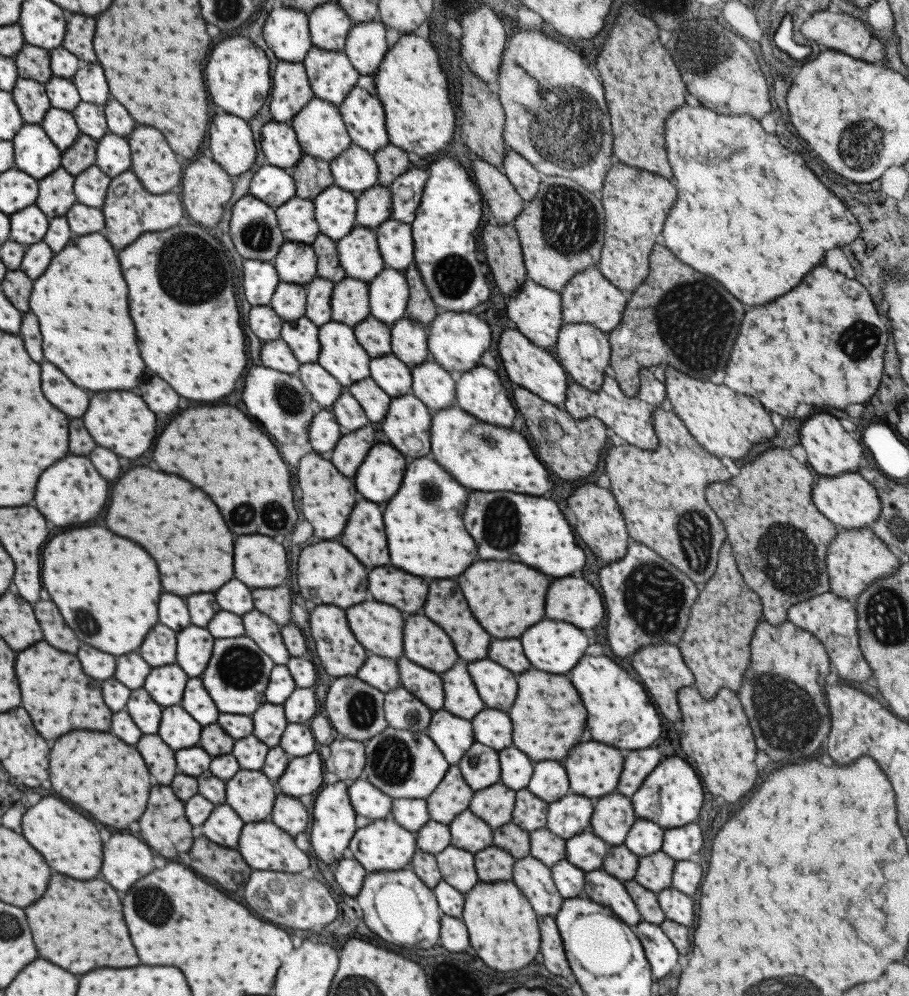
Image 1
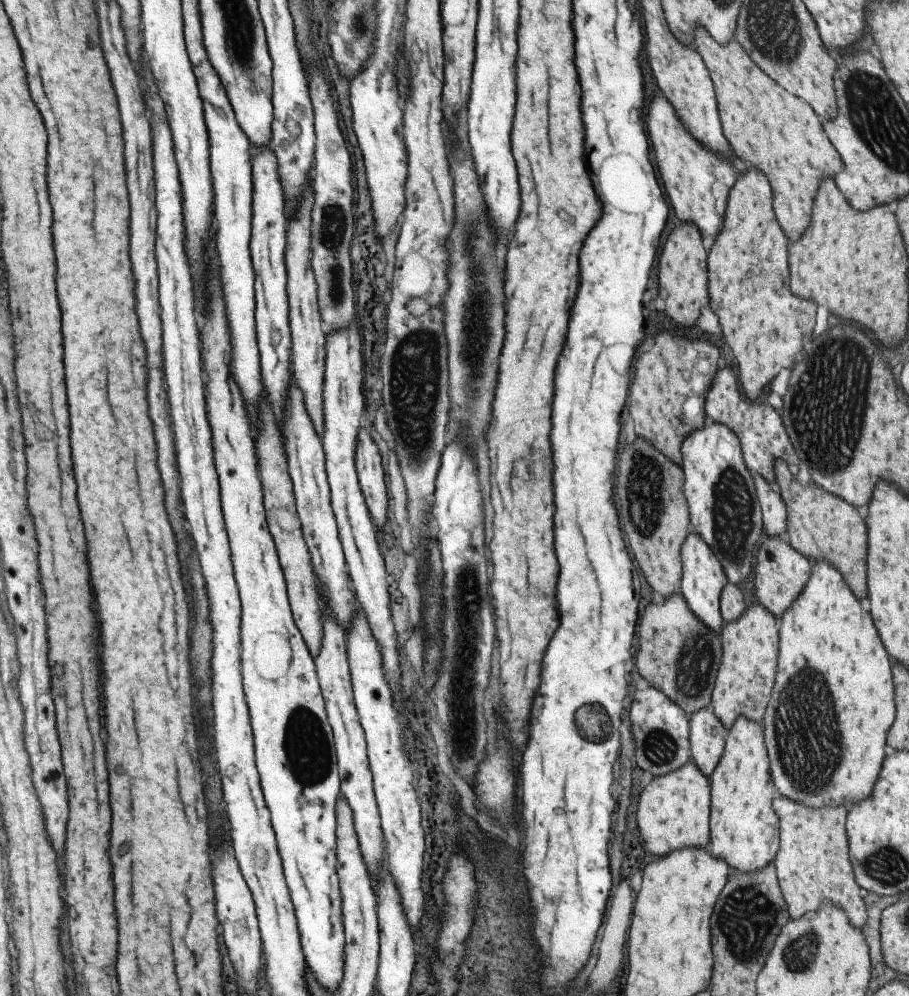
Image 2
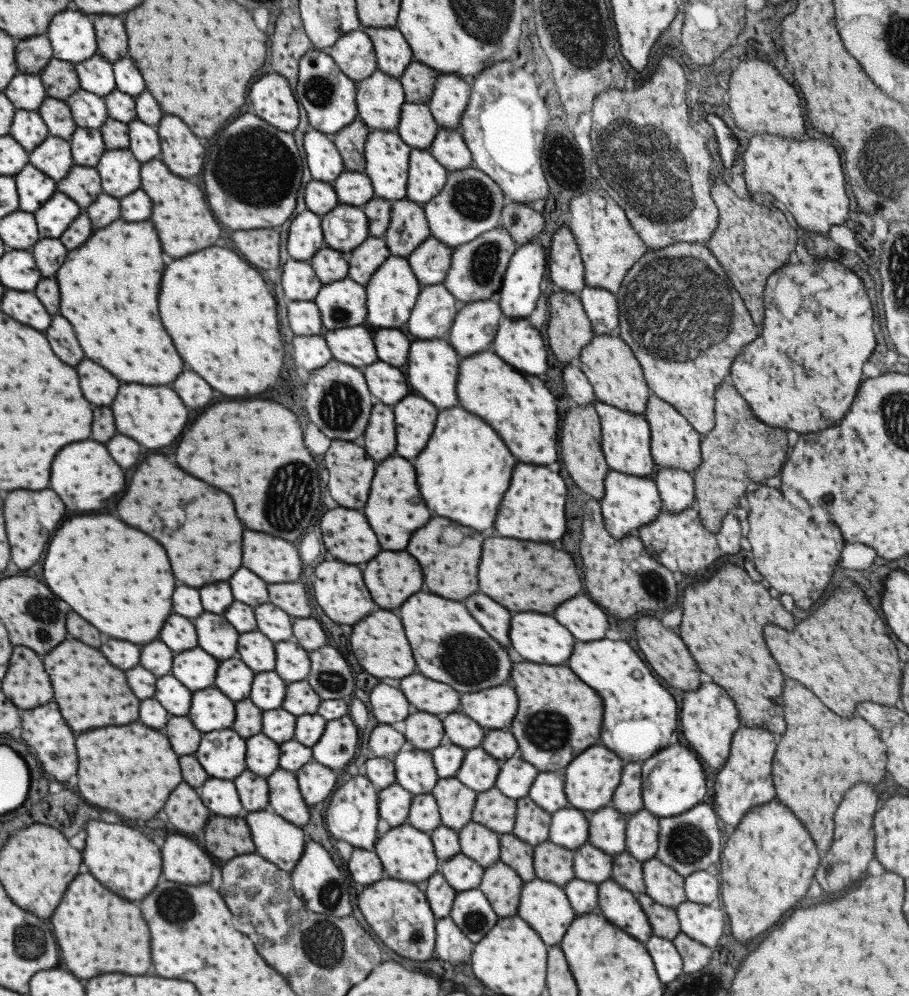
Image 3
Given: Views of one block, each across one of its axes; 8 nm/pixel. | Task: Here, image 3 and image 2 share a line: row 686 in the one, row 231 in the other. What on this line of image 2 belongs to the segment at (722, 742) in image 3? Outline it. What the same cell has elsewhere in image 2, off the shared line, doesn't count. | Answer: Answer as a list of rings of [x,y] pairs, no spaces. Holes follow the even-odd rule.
[[[664,97],[655,98],[651,102],[645,126],[655,154],[655,166],[669,196],[673,214],[676,214],[681,223],[694,225],[701,236],[715,238],[724,221],[729,189],[737,178],[733,164],[726,159],[719,159],[709,149],[699,145],[685,130],[675,116],[673,107]]]

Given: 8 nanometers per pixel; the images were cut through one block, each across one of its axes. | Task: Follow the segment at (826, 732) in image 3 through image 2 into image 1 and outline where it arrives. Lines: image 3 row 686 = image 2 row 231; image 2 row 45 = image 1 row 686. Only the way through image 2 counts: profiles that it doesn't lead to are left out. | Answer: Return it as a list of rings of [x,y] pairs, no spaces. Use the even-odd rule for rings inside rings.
[[[723,542],[719,547],[715,572],[703,586],[698,586],[697,597],[689,609],[687,626],[677,642],[681,659],[695,680],[692,686],[696,688],[701,698],[713,698],[719,687],[731,691],[739,688],[741,674],[749,662],[748,644],[759,620],[764,620],[760,600],[743,582],[733,562],[731,546]]]

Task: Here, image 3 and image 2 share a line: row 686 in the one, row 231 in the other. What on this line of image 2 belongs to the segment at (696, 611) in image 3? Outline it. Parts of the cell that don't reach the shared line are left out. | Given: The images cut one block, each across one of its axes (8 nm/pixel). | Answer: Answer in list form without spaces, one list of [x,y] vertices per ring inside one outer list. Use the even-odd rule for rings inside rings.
[[[757,170],[737,176],[733,186],[729,189],[723,228],[721,234],[715,238],[711,252],[707,256],[707,276],[709,276],[709,298],[711,310],[719,318],[723,330],[723,340],[731,348],[731,354],[737,360],[739,384],[745,398],[753,402],[763,388],[770,385],[773,376],[779,370],[789,368],[795,356],[803,348],[803,336],[811,334],[813,330],[813,316],[815,304],[795,298],[789,292],[789,270],[787,270],[787,240],[773,216],[771,210],[771,190],[765,176]]]

